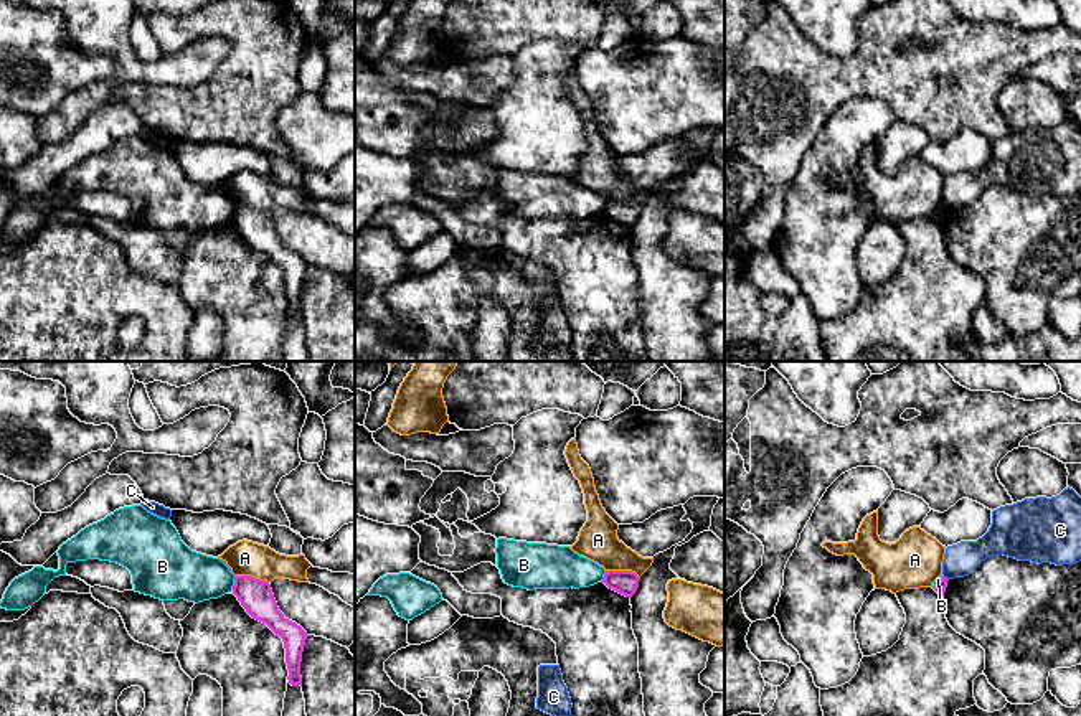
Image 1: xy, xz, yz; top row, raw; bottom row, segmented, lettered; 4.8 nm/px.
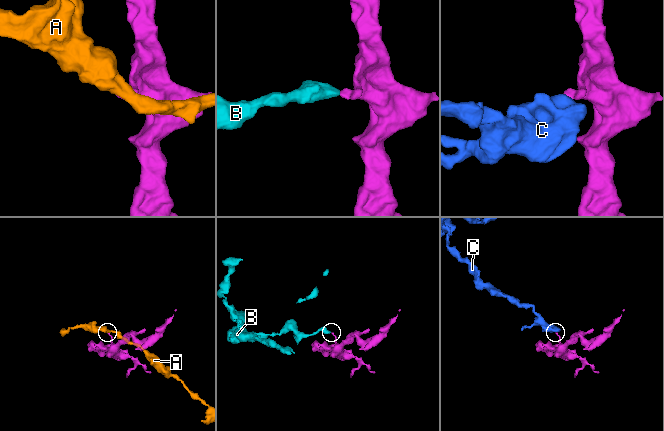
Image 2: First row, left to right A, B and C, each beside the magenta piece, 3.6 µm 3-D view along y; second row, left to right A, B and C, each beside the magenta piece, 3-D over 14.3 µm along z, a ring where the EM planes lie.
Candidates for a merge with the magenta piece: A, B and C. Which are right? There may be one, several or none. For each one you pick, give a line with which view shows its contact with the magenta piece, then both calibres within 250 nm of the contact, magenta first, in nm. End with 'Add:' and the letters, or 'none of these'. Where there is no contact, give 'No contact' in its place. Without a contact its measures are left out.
Add: none of these

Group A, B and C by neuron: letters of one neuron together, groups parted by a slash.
A / B / C

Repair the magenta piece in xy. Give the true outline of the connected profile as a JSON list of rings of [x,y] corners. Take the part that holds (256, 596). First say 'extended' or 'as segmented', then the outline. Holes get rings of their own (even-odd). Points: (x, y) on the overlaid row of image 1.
as segmented | [[[236,576],[233,594],[238,597],[246,612],[266,624],[284,642],[289,683],[302,686],[300,662],[307,640],[307,632],[295,622],[284,617],[274,599],[271,584],[253,576]]]

